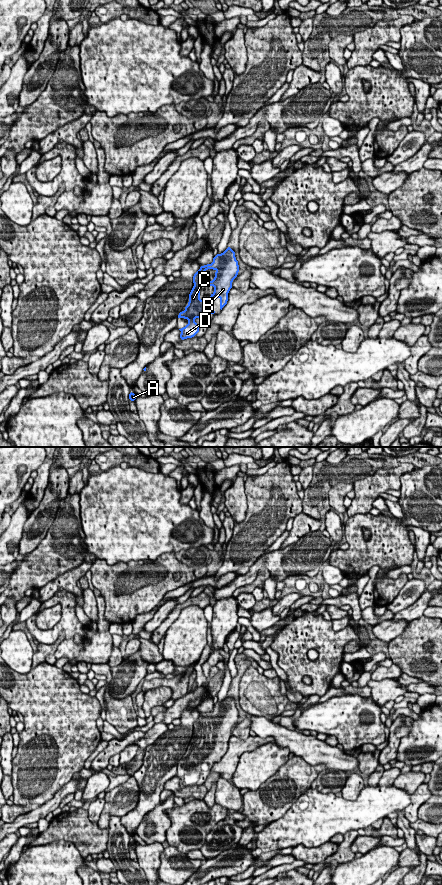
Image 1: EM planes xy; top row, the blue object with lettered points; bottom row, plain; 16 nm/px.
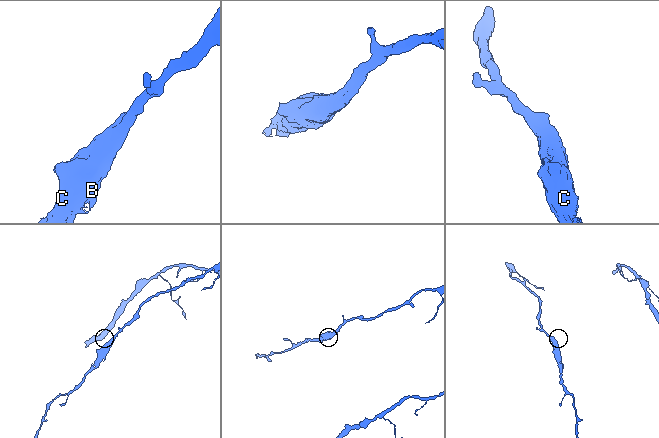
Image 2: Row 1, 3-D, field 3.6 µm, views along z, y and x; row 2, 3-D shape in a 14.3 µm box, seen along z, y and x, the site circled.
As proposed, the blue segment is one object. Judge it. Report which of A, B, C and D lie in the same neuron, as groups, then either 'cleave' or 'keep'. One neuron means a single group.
groups A B C D; keep

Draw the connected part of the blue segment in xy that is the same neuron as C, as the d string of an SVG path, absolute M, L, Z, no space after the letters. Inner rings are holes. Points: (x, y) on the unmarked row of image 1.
M229 694L221 701L216 702L213 706L212 712L201 714L200 717L193 724L194 735L189 742L189 751L184 756L185 758L180 760L177 766L188 767L189 770L184 776L179 777L182 781L179 783L181 788L192 786L199 780L200 773L194 768L200 766L205 762L216 762L212 757L212 752L217 745L220 746L220 757L227 752L228 741L232 736L232 730L237 725L239 720L238 709L235 705L235 699ZM208 717L215 718L215 725L213 729L205 731L205 719ZM200 733L202 734L214 734L214 741L210 743L208 748L200 747Z

